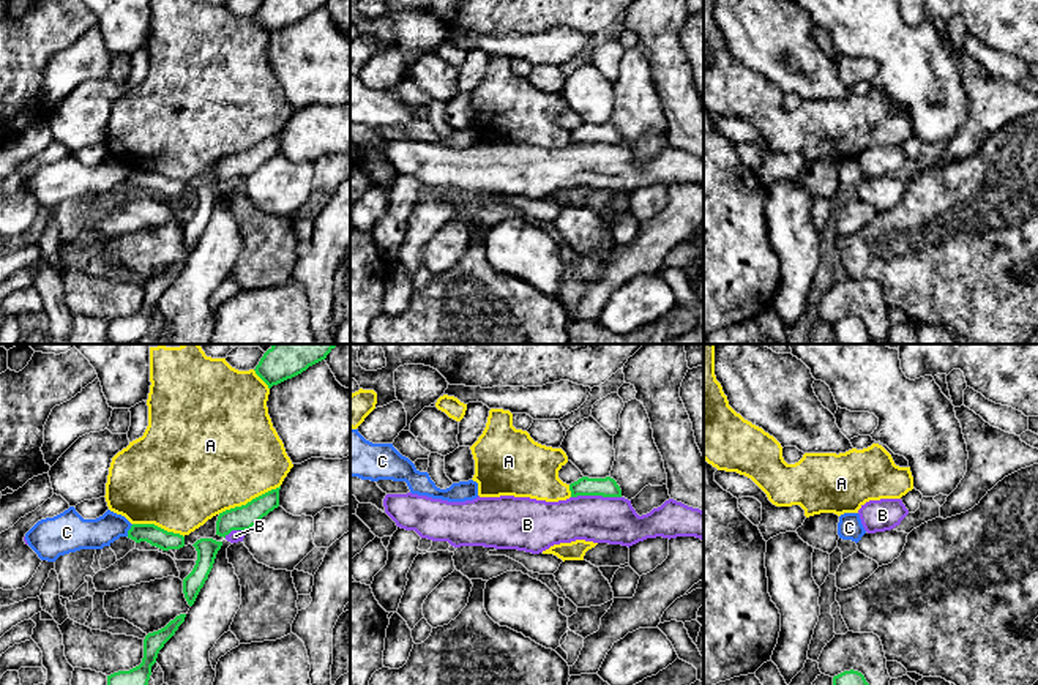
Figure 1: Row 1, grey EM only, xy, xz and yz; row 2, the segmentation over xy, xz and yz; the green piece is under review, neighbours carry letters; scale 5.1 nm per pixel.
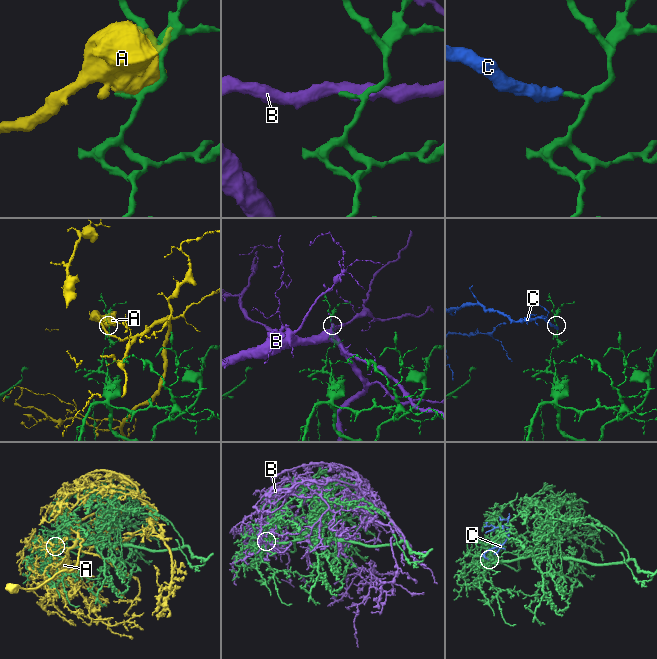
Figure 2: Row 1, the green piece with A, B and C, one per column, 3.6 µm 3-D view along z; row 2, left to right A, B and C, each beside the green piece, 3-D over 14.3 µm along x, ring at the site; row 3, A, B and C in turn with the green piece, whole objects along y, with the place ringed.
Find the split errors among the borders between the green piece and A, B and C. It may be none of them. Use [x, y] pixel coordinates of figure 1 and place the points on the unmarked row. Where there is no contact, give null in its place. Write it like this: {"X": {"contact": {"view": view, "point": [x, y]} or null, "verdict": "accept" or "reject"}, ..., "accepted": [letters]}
{"A": {"contact": {"view": "xy", "point": [248, 149]}, "verdict": "reject"}, "B": {"contact": {"view": "xz", "point": [595, 141]}, "verdict": "reject"}, "C": {"contact": {"view": "xy", "point": [128, 177]}, "verdict": "reject"}, "accepted": []}

